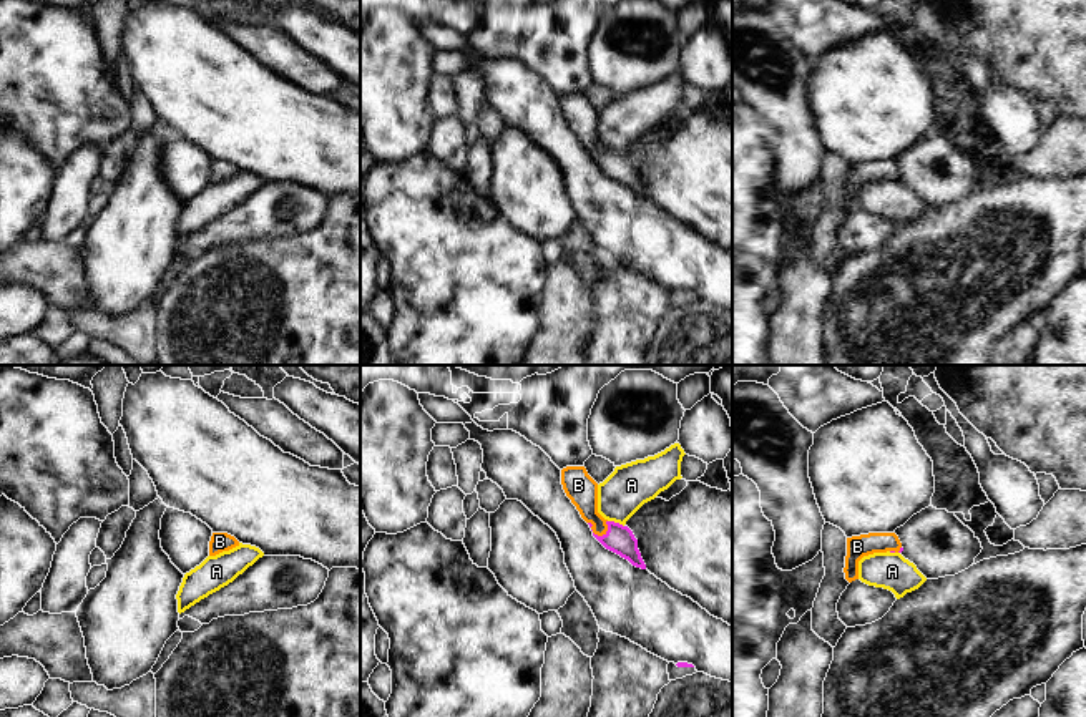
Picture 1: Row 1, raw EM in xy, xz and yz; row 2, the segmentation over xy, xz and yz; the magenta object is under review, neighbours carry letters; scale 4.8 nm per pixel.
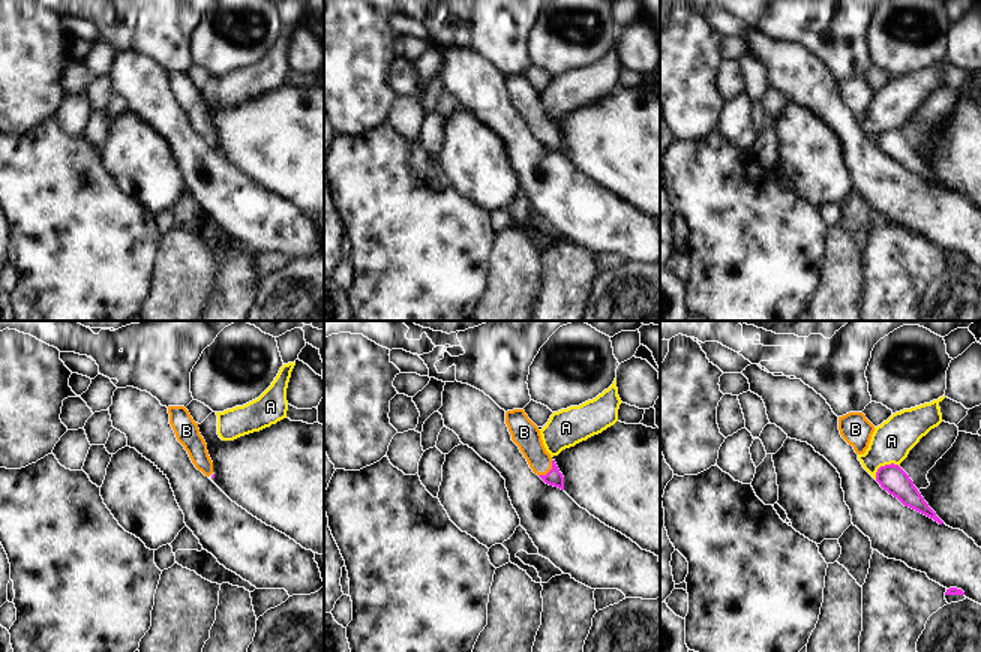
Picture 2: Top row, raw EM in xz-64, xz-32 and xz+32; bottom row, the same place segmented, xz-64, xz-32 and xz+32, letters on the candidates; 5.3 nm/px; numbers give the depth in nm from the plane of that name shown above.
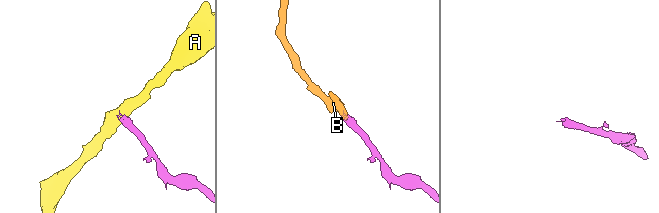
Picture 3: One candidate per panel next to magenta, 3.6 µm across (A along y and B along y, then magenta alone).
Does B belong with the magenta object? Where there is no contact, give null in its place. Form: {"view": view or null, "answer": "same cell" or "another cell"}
{"view": "xz", "answer": "same cell"}

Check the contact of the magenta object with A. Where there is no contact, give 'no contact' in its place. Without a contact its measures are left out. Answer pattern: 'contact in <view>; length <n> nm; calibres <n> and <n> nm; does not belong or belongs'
contact in xz; length 90 nm; calibres 140 and 220 nm; does not belong

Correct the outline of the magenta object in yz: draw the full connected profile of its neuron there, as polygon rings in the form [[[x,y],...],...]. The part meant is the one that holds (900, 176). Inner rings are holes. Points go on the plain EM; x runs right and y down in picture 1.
[[[868,161],[847,166],[845,207],[859,207],[859,189],[873,181],[902,181],[902,171],[895,161]]]

